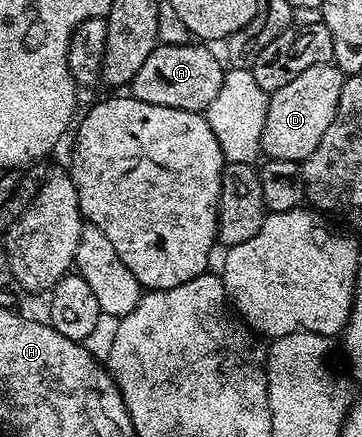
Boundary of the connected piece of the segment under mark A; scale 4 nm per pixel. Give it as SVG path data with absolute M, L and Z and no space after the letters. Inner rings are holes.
M201 42L187 44L163 44L158 43L157 49L143 62L139 74L135 74L131 85L131 94L143 102L151 102L151 106L171 106L175 110L191 110L192 112L204 113L206 108L215 102L215 94L219 94L219 86L223 86L223 78L226 69L221 68L217 56L212 52L212 47Z

